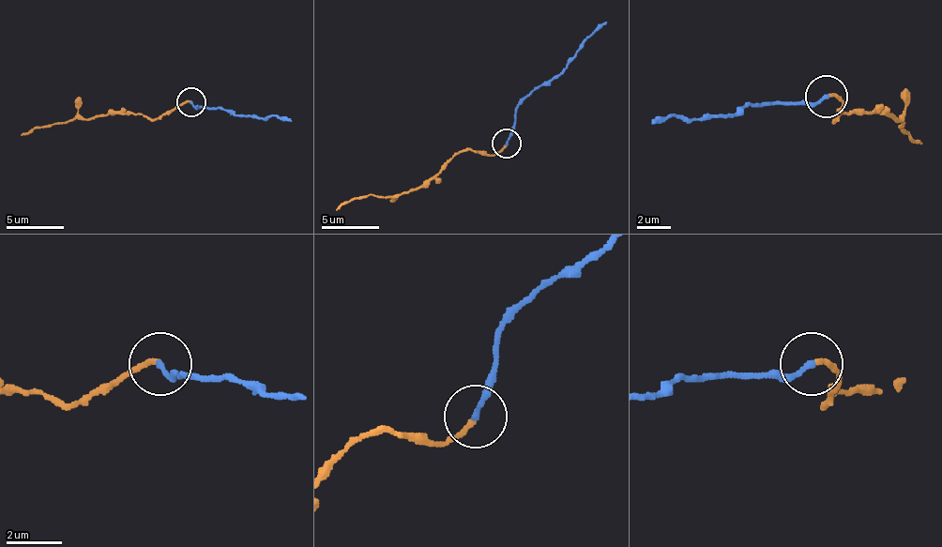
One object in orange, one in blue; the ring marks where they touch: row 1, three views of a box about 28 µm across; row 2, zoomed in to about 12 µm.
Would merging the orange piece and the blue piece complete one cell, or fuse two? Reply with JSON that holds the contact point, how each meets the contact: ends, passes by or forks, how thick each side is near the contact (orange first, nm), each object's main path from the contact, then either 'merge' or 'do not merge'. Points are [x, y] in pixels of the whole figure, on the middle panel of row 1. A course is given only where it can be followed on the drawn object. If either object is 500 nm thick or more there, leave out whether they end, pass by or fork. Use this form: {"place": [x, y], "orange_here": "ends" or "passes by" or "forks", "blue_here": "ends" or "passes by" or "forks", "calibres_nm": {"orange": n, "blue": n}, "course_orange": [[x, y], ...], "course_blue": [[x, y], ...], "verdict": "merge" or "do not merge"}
{"place": [507, 144], "orange_here": "ends", "blue_here": "ends", "calibres_nm": {"orange": 180, "blue": 190}, "course_orange": [[507, 145], [493, 155], [463, 148], [420, 187], [400, 195], [350, 198], [336, 209]], "course_blue": [[507, 143], [516, 108], [548, 84], [606, 21]], "verdict": "merge"}

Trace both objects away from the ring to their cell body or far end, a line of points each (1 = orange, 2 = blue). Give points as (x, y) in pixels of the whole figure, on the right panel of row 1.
1: (829, 98), (842, 105), (833, 118), (888, 113), (920, 143)
2: (825, 98), (742, 105), (734, 113), (667, 113), (650, 122)

